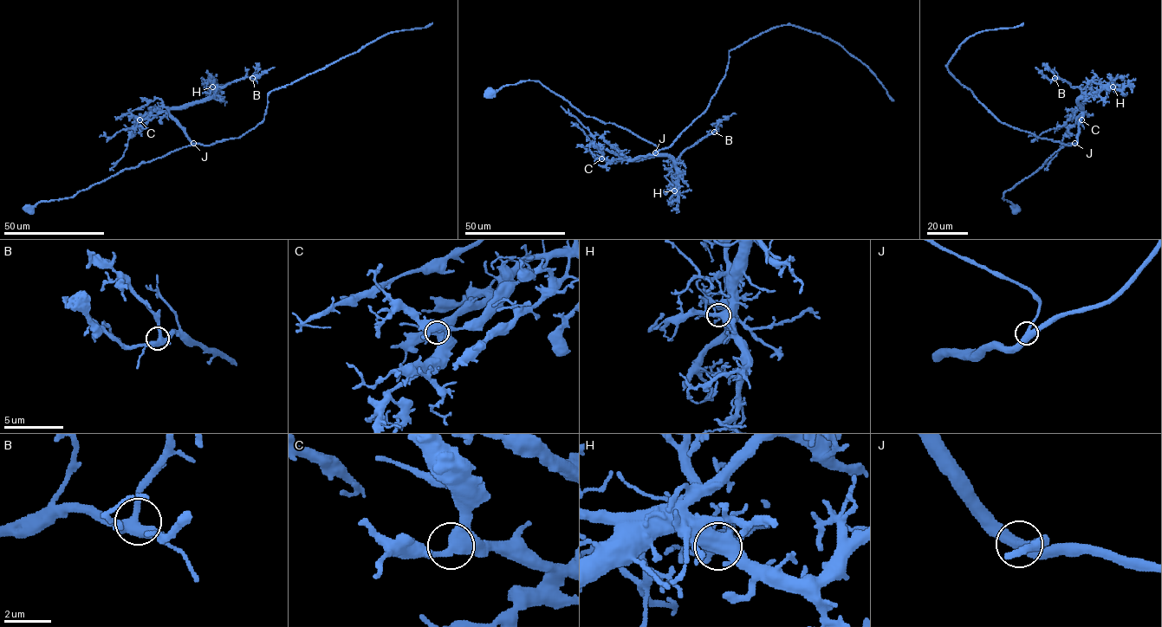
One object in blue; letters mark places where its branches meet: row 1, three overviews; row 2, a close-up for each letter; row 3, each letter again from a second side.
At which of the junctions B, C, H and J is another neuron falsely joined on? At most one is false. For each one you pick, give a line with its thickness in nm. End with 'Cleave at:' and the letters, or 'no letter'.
Cleave at: no letter

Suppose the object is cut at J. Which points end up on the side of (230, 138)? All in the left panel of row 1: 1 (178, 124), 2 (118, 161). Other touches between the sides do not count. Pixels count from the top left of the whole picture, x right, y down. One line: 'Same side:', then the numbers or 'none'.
Same side: 1, 2

